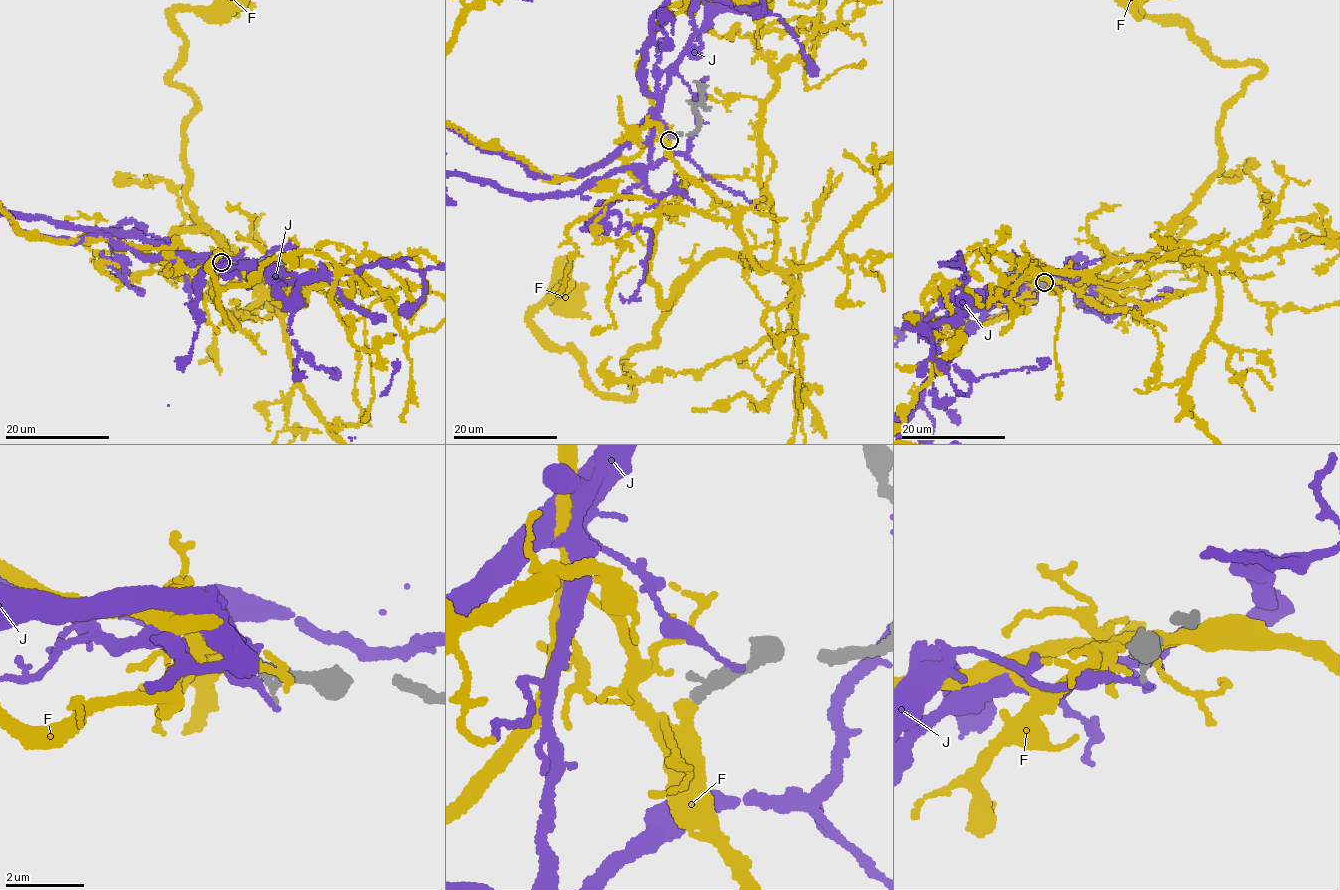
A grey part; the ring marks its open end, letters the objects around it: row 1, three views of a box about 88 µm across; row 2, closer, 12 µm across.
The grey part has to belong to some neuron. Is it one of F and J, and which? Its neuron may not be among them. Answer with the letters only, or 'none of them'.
F

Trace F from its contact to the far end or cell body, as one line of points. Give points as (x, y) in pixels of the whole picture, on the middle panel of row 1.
F: (670, 141), (627, 161), (678, 286), (630, 398), (531, 320), (563, 299)

